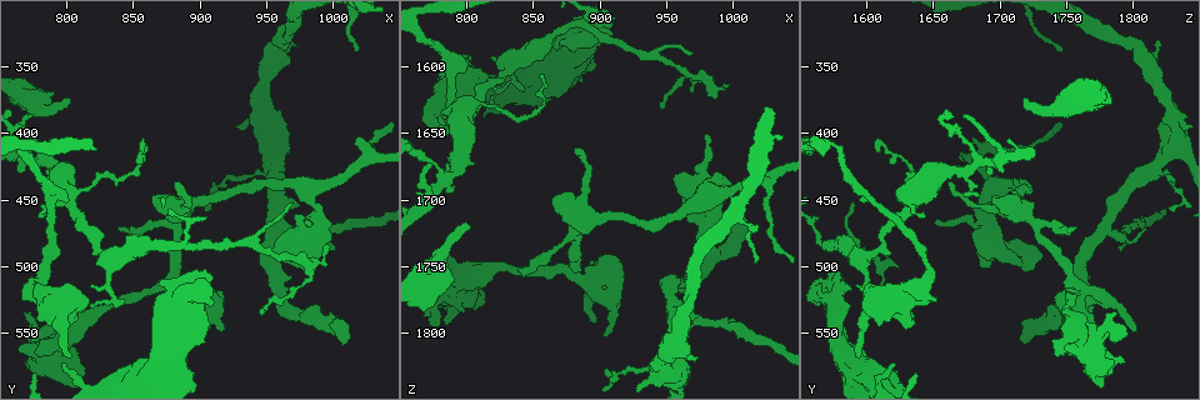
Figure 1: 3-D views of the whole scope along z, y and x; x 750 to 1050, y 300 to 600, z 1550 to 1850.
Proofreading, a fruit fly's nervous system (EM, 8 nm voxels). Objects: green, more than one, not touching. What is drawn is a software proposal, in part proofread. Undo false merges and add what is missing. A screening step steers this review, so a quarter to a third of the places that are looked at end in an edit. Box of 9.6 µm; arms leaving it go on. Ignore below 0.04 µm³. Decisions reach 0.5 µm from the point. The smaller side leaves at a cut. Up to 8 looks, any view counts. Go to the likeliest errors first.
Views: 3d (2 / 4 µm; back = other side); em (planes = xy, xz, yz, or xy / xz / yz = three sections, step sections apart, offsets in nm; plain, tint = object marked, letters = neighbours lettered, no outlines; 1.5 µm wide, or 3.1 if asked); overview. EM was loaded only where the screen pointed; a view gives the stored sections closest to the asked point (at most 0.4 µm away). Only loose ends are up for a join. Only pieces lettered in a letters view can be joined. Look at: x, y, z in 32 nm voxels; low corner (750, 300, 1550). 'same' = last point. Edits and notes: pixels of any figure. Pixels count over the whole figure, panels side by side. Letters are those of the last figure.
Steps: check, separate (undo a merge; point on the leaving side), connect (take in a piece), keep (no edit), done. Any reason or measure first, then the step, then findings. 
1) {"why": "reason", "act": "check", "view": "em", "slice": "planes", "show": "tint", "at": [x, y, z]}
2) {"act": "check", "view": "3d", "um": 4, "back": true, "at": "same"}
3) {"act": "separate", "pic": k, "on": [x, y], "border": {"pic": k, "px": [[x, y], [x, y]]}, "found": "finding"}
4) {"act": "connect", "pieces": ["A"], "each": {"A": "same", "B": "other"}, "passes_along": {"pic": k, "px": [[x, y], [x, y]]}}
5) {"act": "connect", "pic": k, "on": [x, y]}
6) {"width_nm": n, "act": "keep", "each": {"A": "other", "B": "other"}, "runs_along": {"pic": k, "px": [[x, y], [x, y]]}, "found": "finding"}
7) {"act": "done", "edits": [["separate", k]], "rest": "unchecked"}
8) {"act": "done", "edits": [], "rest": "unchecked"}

{"why": "free end", "act": "check", "view": "3d", "um": 4, "at": [804, 374, 1720]}

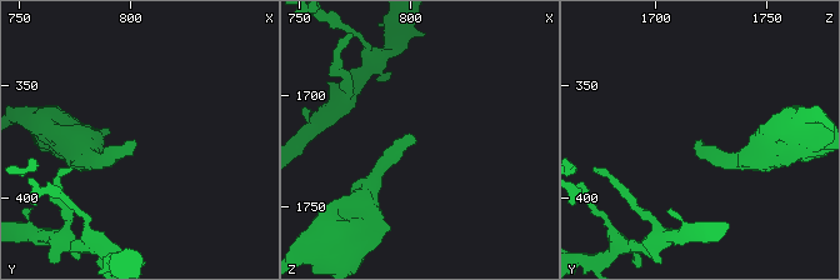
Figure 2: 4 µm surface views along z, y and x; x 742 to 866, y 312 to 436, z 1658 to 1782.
{"act": "check", "view": "em", "slice": "yz", "step": 8, "show": "tint", "at": [803, 375, 1720]}

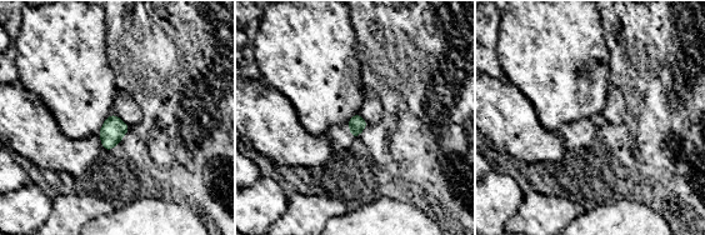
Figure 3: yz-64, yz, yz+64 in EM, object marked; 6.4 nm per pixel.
{"act": "check", "view": "em", "slice": "xz", "step": 4, "show": "letters", "at": "same"}

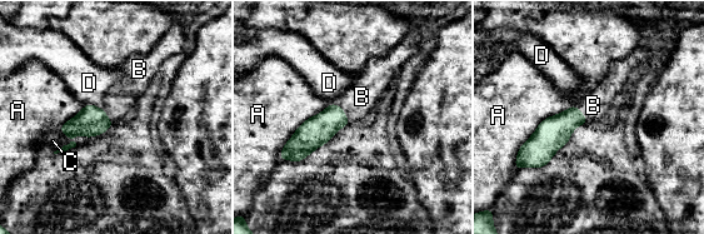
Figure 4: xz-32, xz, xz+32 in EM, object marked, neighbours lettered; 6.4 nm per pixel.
{"act": "connect", "pieces": ["B"], "each": {"A": "other", "B": "same", "C": "other", "D": "other"}, "passes_along": {"pic": 4, "px": [[315, 132], [344, 113], [362, 96]]}, "found": "it goes on there"}

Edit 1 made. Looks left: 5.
{"act": "check", "view": "em", "slice": "xz", "step": 4, "show": "tint", "at": [792, 572, 1766]}

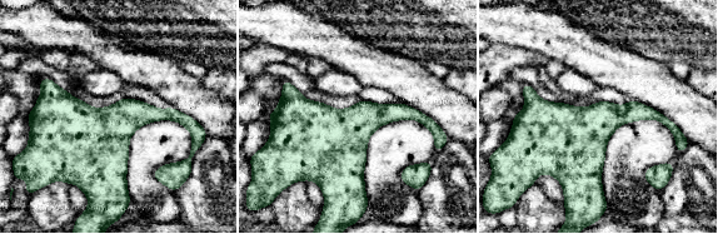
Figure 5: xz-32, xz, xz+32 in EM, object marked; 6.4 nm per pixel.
{"why": "another direction", "act": "check", "view": "em", "slice": "planes", "show": "letters", "at": "same"}

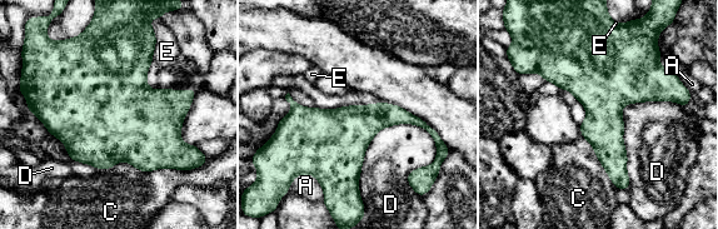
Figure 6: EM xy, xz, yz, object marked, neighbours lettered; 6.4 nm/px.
{"act": "keep", "each": {"A": "other", "C": "other", "D": "other", "E": "other"}, "border": {"pic": 6, "px": [[99, 168], [187, 170]]}, "found": "all the same neuron"}

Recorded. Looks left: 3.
{"why": "free end", "act": "check", "view": "em", "slice": "yz", "step": 8, "show": "tint", "at": [802, 566, 1592]}

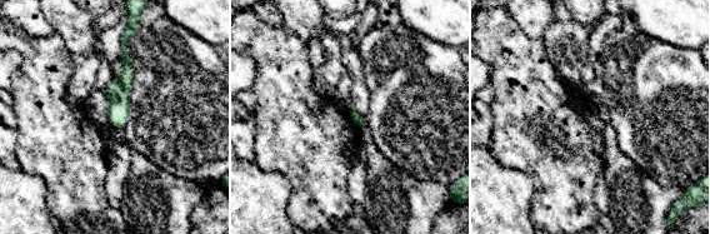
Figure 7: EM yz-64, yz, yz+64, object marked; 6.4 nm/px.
{"act": "check", "view": "em", "slice": "planes", "show": "letters", "at": "same"}

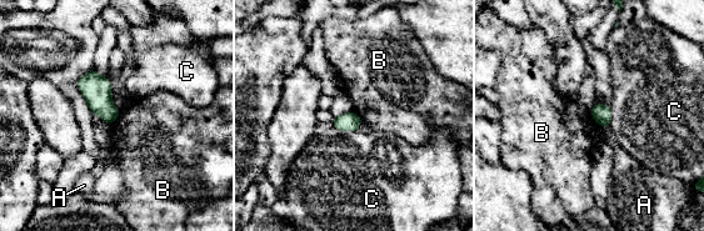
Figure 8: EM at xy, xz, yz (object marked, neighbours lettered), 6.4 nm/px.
{"act": "keep", "each": {"A": "other", "B": "other", "C": "other"}, "border": {"pic": 8, "px": [[120, 110], [120, 114], [111, 124]]}, "found": "no lettered piece goes on from it"}

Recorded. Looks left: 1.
{"act": "done", "edits": [["connect", 4]], "rest": "unchecked"}

